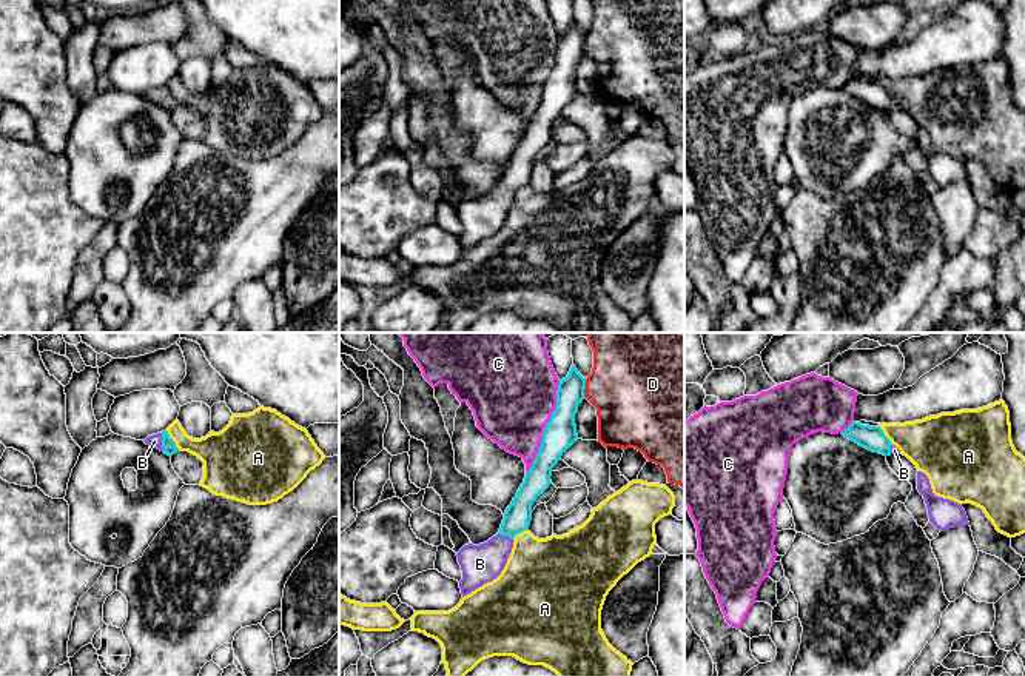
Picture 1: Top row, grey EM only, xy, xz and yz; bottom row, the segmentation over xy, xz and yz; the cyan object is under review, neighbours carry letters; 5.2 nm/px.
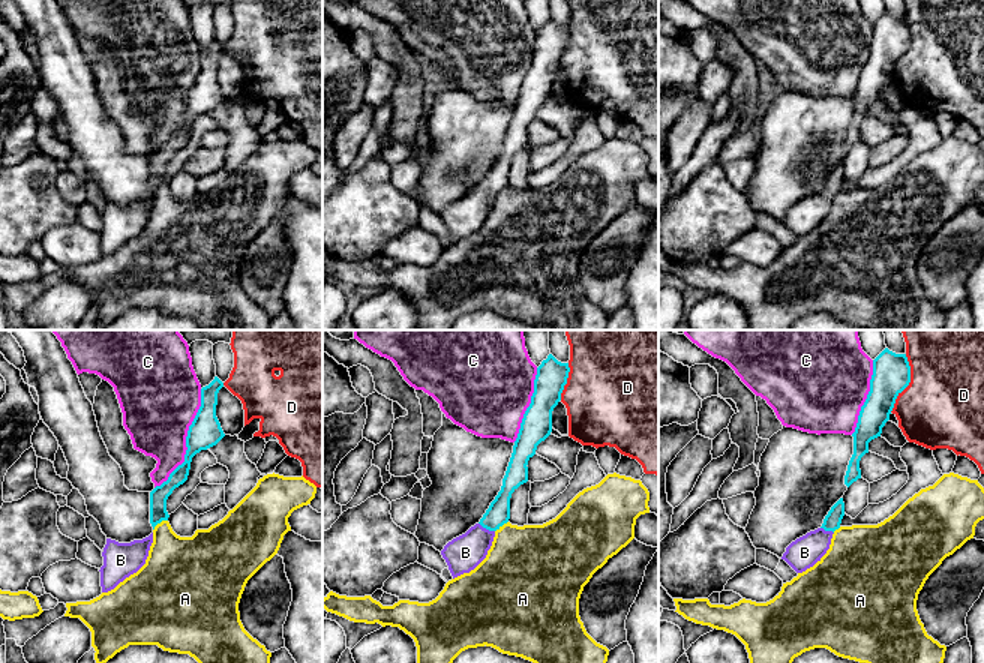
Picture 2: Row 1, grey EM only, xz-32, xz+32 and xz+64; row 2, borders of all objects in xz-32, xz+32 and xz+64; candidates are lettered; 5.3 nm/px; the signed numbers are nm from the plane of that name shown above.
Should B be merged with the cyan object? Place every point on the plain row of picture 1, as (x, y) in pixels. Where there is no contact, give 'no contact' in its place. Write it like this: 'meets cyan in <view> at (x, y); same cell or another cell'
meets cyan in xy at (162, 97); same cell

